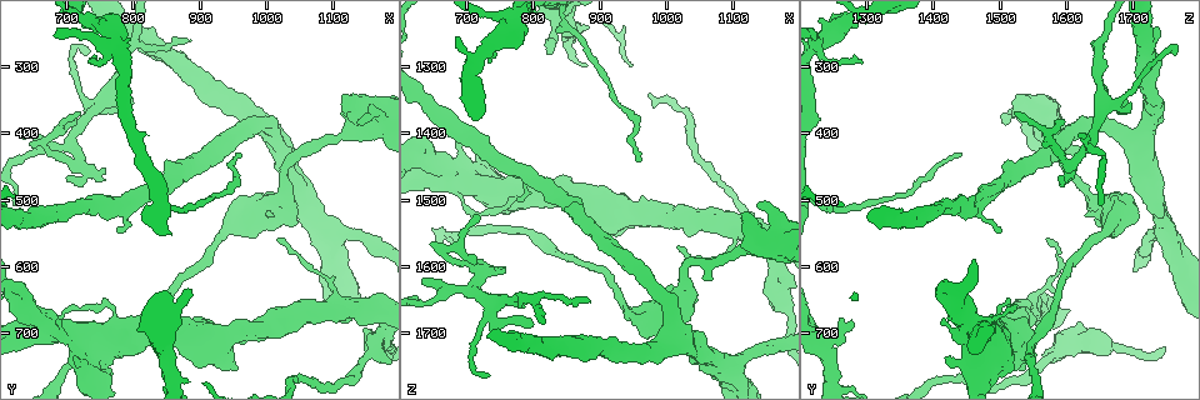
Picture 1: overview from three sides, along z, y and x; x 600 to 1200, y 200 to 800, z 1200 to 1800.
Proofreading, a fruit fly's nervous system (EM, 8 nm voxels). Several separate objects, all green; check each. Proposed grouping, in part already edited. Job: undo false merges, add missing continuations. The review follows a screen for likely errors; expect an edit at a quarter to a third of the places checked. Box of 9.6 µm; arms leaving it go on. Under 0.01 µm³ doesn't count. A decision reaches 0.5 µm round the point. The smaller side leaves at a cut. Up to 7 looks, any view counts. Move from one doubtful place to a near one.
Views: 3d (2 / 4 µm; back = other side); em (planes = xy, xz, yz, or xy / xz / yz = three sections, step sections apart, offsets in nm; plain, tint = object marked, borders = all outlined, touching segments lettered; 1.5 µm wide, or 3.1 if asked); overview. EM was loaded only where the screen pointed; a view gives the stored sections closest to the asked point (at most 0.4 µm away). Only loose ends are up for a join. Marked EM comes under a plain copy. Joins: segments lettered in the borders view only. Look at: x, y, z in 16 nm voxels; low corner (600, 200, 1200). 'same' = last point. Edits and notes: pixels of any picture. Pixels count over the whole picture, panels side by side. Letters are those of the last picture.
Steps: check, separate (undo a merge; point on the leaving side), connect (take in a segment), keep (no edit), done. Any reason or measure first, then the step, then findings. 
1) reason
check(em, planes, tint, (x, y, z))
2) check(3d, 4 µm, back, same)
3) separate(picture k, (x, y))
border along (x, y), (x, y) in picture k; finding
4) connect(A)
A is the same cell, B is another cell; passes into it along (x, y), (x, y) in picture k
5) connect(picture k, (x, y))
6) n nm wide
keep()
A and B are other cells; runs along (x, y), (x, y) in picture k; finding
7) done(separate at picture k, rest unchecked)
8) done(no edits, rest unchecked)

narrows sharply
check(3d, 2 µm, back, (1160, 730, 1585))

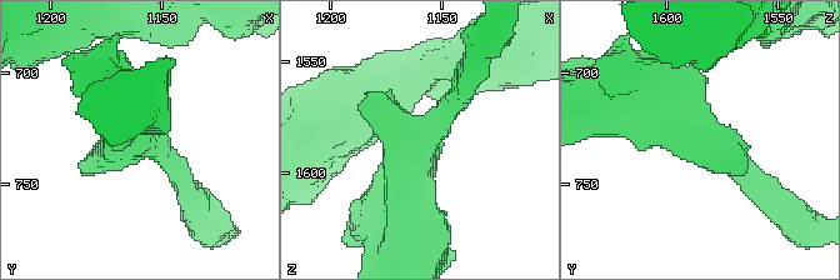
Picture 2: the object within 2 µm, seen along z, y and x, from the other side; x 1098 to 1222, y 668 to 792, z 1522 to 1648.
now the EM
check(em, yz, step 8, borders, (1162, 729, 1588))

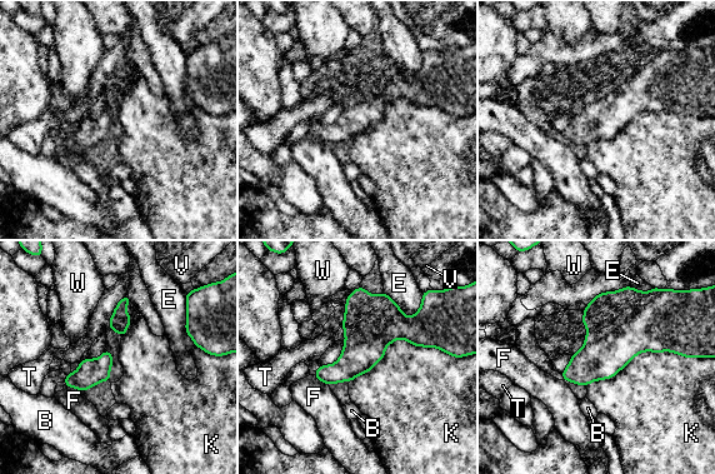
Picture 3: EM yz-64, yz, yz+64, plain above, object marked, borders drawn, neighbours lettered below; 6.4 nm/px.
check(em, planes, borders, same)

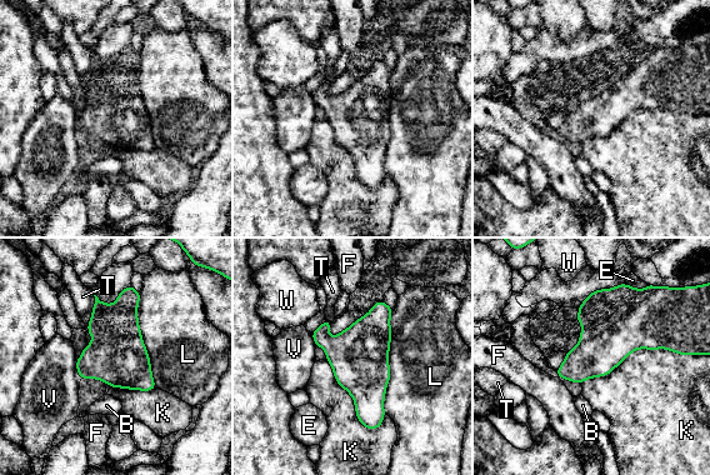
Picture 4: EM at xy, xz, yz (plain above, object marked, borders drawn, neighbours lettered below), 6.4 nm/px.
340 nm wide
keep()
B, E, F, K, L, T, V and W are other cells; one neuron here

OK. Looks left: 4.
thick turns thin
check(em, planes, borders, (835, 715, 1235))

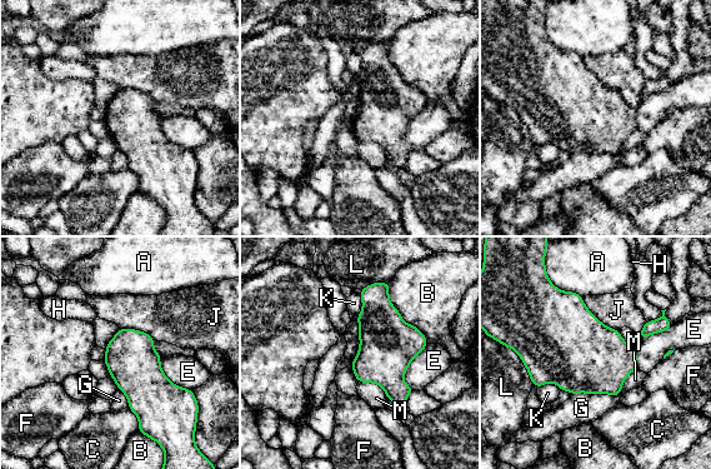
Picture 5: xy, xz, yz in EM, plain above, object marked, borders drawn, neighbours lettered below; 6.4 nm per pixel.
keep()
A, B, C, E, F, G, H, J, K, L and M are other cells; continuous, no second neuron

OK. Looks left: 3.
check(3d, 2 µm, (880, 255, 1650))

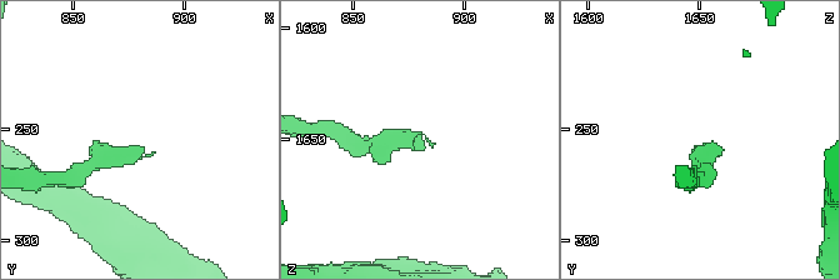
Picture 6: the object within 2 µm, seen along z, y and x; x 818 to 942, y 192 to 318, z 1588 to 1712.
check(em, planes, tint, (880, 258, 1650))

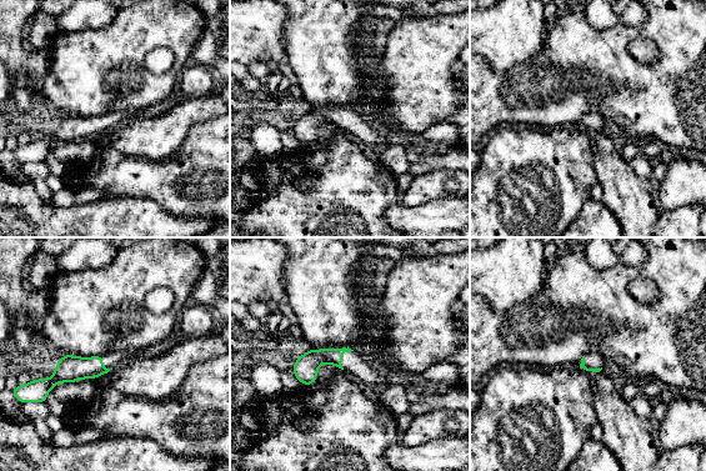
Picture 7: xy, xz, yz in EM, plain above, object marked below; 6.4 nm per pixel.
what lies round it
check(em, planes, borders, same)

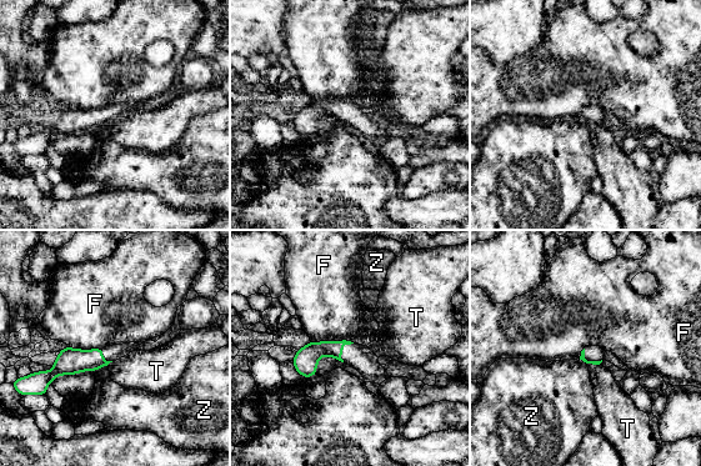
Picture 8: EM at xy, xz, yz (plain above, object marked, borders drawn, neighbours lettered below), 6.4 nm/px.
F touches over 280 nm
keep()
F, T and Z are other cells; border along (310, 340), (350, 340), (354, 342) in picture 8; no lettered segment goes on from it

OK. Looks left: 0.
done(no edits, rest unchecked)

